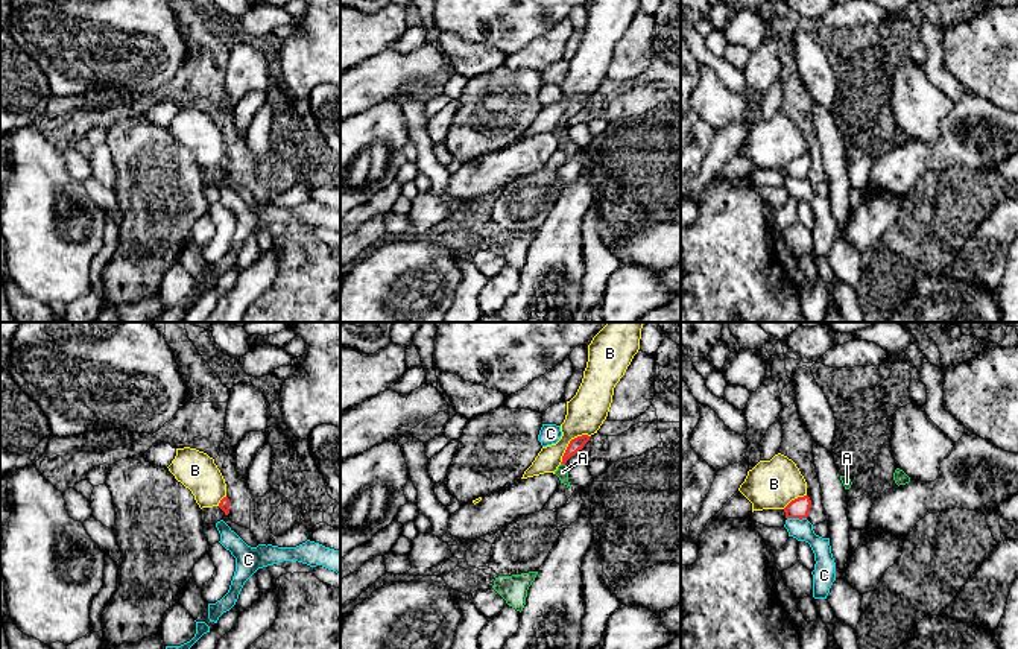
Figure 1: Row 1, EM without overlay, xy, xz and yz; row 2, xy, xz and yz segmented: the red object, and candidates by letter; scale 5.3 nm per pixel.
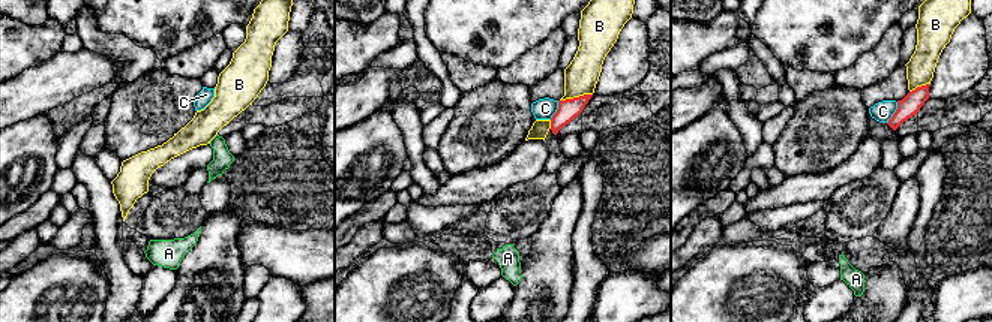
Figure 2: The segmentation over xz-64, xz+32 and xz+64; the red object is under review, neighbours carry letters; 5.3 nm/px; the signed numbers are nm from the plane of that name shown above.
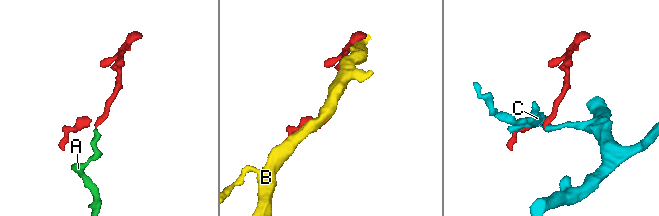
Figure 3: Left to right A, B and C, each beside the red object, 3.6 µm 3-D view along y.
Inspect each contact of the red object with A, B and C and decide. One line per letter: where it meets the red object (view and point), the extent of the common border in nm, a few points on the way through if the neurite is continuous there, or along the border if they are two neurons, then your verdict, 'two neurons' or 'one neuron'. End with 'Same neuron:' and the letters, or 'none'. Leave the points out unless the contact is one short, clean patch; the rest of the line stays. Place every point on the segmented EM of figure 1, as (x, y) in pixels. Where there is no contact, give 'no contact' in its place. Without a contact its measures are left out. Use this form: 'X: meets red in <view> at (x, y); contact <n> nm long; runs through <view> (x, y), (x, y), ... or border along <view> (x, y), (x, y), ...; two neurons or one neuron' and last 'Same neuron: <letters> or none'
A: meets red in xz at (562, 462); contact 30 nm long; runs through xz (576, 444), (562, 462), (562, 471); one neuron
B: meets red in xz at (570, 443); contact 220 nm long; two neurons
C: meets red in yz at (796, 517); contact 100 nm long; two neurons
Same neuron: A

